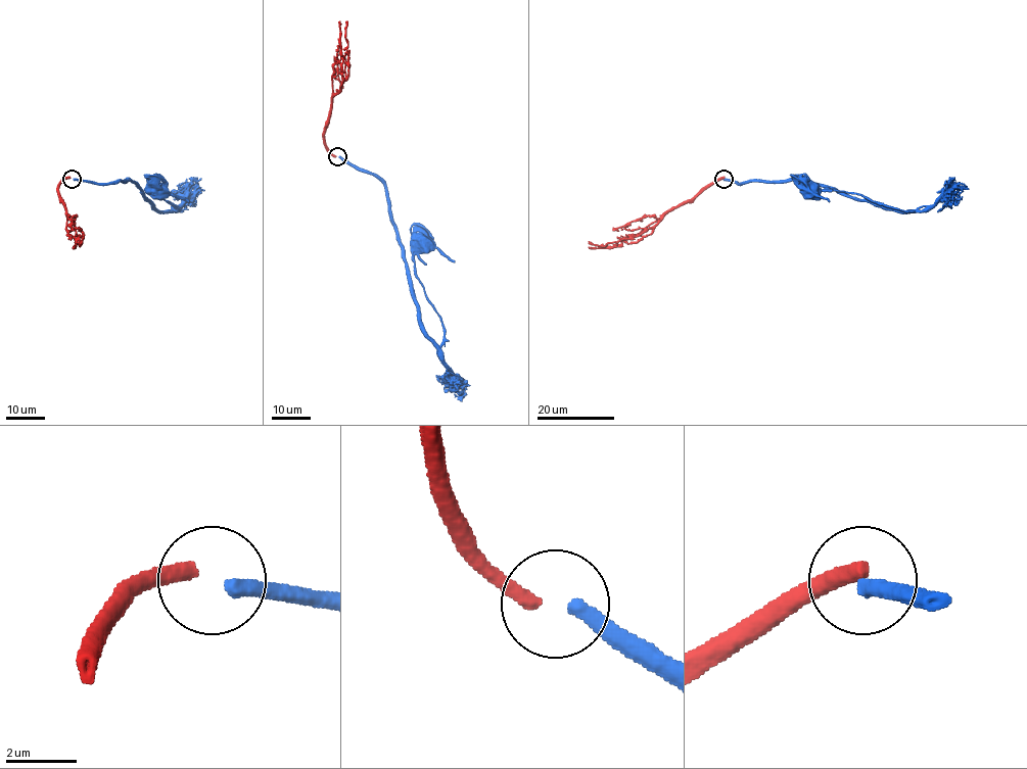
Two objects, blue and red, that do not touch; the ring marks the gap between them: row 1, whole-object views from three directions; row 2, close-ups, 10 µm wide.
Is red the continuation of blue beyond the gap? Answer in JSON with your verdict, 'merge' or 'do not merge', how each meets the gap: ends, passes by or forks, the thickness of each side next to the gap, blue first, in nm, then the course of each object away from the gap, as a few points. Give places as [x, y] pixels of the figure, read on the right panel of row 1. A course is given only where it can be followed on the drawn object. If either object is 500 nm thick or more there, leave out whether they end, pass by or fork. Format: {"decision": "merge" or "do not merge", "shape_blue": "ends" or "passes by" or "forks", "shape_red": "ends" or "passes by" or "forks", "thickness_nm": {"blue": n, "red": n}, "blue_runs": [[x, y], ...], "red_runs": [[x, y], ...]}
{"decision": "merge", "shape_blue": "ends", "shape_red": "ends", "thickness_nm": {"blue": 420, "red": 400}, "blue_runs": [[724, 179], [735, 183], [807, 181], [914, 211], [841, 191], [810, 193]], "red_runs": [[724, 178], [673, 206], [653, 227], [639, 234], [604, 245], [588, 241]]}

